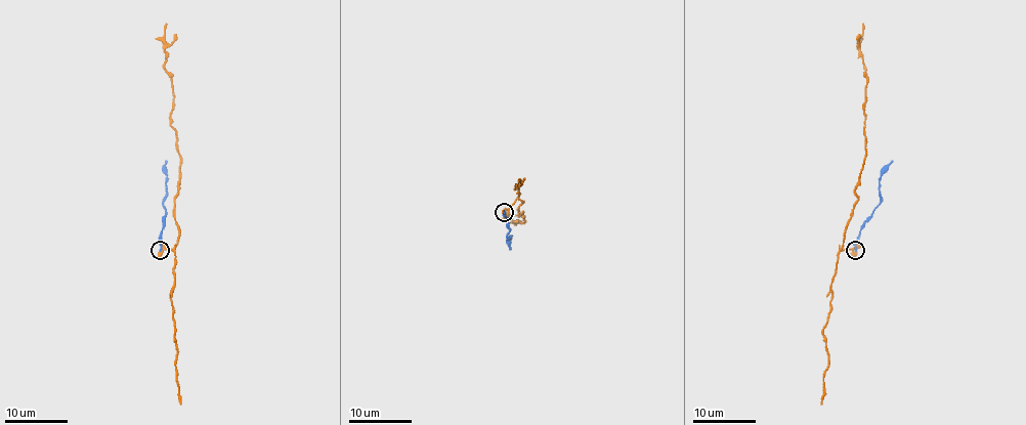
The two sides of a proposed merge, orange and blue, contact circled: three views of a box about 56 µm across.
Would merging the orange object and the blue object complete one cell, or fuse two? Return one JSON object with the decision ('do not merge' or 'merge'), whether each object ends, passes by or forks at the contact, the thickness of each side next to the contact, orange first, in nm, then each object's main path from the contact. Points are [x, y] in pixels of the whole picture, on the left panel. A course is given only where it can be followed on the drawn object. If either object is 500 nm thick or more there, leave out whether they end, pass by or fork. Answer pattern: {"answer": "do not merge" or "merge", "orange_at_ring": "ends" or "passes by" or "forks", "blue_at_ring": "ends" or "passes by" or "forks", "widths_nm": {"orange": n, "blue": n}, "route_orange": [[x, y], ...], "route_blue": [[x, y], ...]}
{"answer": "do not merge", "orange_at_ring": "passes by", "blue_at_ring": "ends", "widths_nm": {"orange": 320, "blue": 180}, "route_orange": [[159, 251], [173, 247], [178, 239], [175, 220], [176, 130], [170, 124], [172, 76], [164, 66], [167, 24]], "route_blue": [[159, 250], [164, 226], [167, 160]]}

